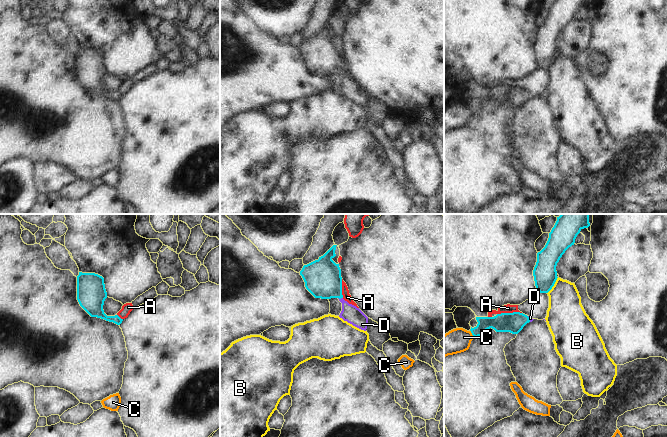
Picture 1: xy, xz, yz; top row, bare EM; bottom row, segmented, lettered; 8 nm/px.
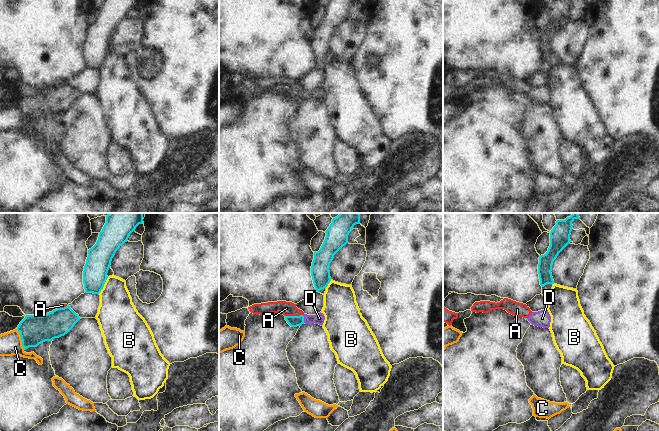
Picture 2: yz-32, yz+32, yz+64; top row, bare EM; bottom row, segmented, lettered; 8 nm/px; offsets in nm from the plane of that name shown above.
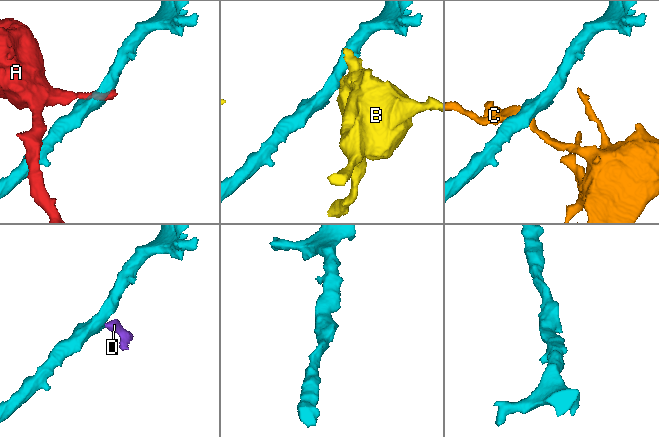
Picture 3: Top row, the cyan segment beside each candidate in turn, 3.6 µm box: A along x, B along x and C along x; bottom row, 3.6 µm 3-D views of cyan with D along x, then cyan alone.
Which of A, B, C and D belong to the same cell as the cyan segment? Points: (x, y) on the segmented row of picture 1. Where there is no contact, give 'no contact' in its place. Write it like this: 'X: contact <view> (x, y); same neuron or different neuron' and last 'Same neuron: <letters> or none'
A: contact yz (509, 313); different neuron
B: contact yz (553, 285); different neuron
C: contact yz (472, 334); different neuron
D: contact xz (340, 298); same neuron
Same neuron: D

